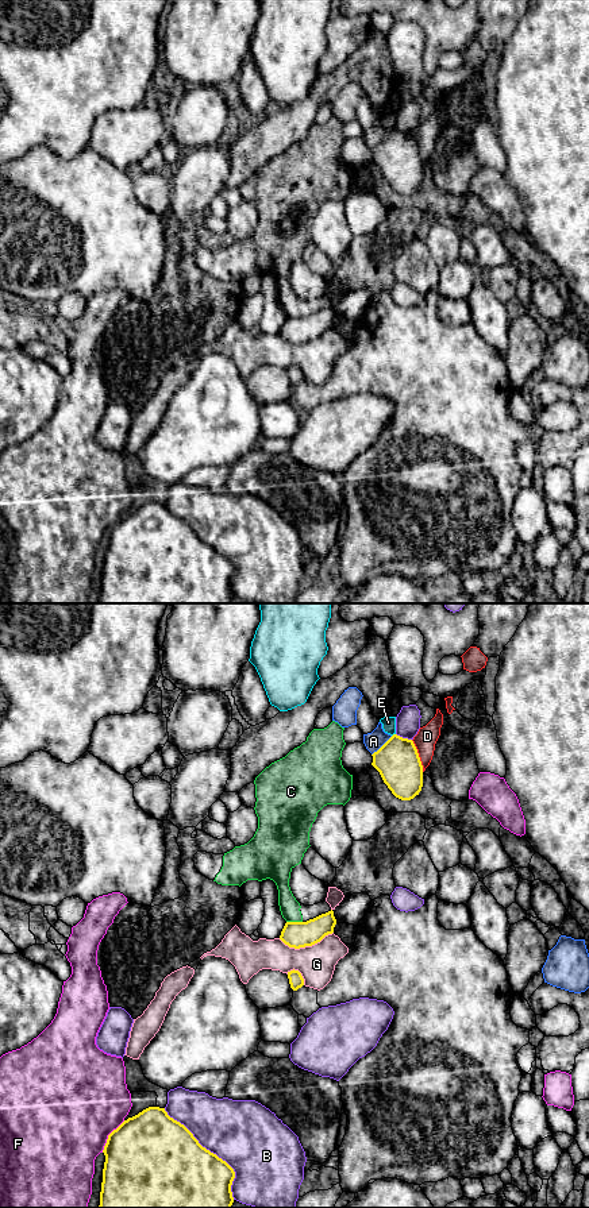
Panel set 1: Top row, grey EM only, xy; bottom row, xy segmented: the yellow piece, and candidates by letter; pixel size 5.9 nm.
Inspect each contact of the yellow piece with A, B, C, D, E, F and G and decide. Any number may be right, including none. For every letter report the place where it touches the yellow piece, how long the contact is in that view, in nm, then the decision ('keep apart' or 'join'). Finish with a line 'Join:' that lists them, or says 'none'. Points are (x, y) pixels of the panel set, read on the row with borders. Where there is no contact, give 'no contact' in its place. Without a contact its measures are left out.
A: xy (382, 745) | 170 nm | keep apart
B: xy (212, 1153) | 700 nm | keep apart
C: xy (295, 922) | 100 nm | keep apart
D: xy (418, 756) | 200 nm | keep apart
E: xy (393, 734) | 30 nm | keep apart
F: xy (108, 1135) | 240 nm | keep apart
G: xy (305, 945) | 340 nm | keep apart
Join: none

